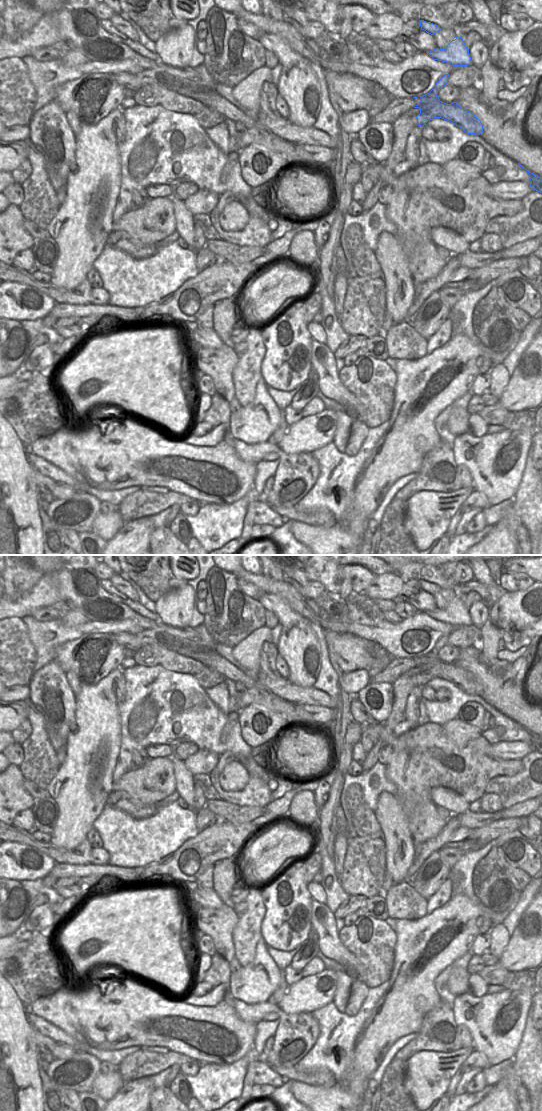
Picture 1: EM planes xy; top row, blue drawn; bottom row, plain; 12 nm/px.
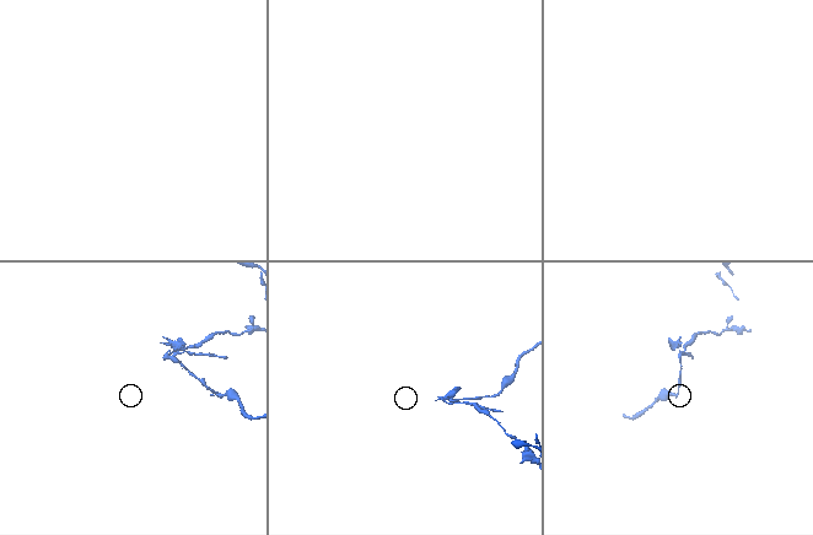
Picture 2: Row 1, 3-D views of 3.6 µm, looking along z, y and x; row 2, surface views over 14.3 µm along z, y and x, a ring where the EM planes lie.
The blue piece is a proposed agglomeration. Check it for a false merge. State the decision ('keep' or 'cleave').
cleave

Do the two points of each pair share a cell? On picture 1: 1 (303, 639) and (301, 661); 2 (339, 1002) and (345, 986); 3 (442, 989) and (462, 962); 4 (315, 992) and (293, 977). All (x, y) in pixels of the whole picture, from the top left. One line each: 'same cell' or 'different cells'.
1: same cell
2: same cell
3: same cell
4: different cells

